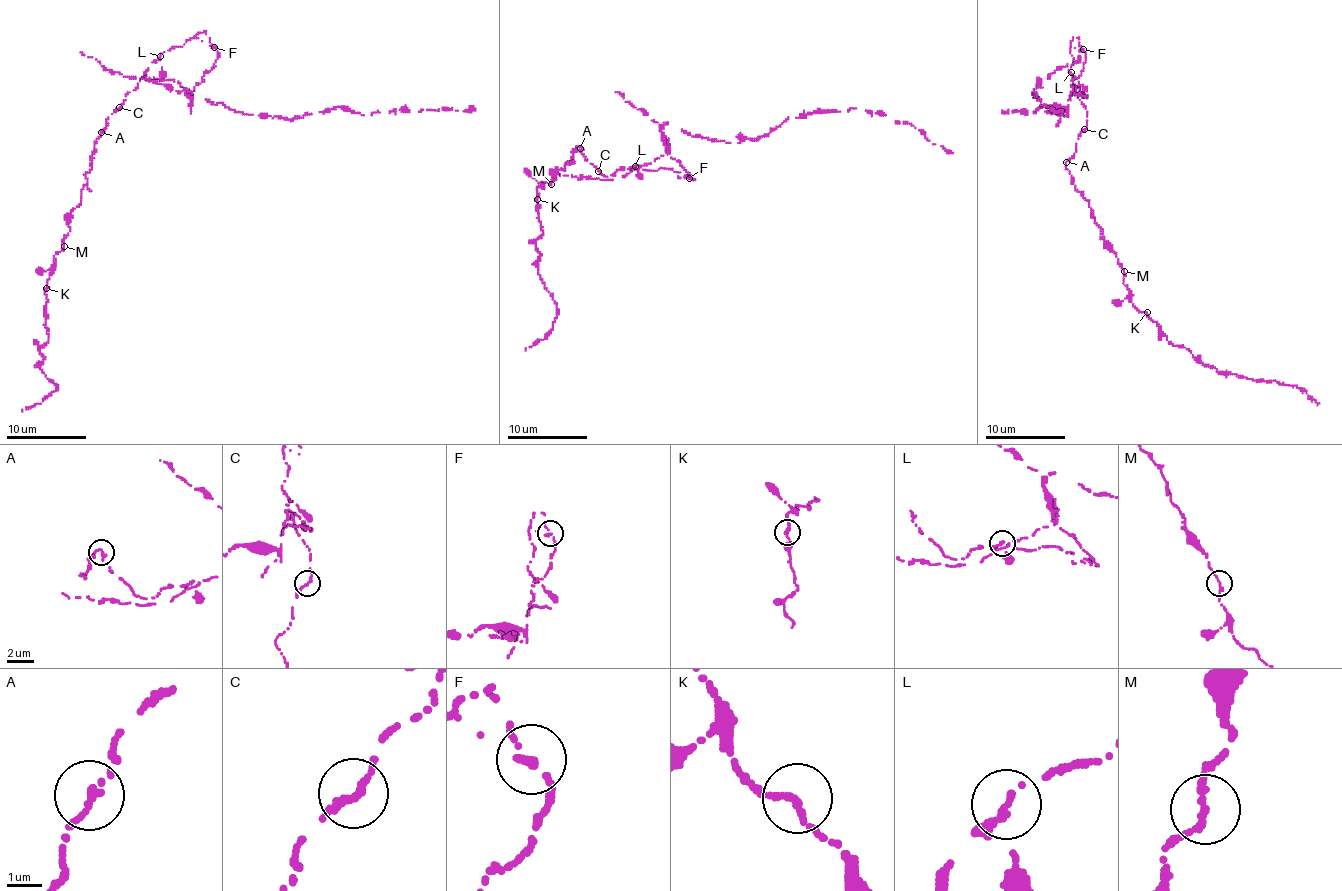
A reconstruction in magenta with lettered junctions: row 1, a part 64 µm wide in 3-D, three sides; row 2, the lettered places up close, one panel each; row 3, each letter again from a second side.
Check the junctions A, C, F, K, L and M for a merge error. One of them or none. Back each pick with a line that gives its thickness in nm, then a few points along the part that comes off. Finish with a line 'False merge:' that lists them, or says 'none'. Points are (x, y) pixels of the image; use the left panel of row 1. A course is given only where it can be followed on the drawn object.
F: 200 nm thick; foreign part runs (213, 47), (213, 68), (190, 94), (185, 89), (236, 112), (291, 119), (338, 107), (361, 115), (475, 108)
False merge: F

